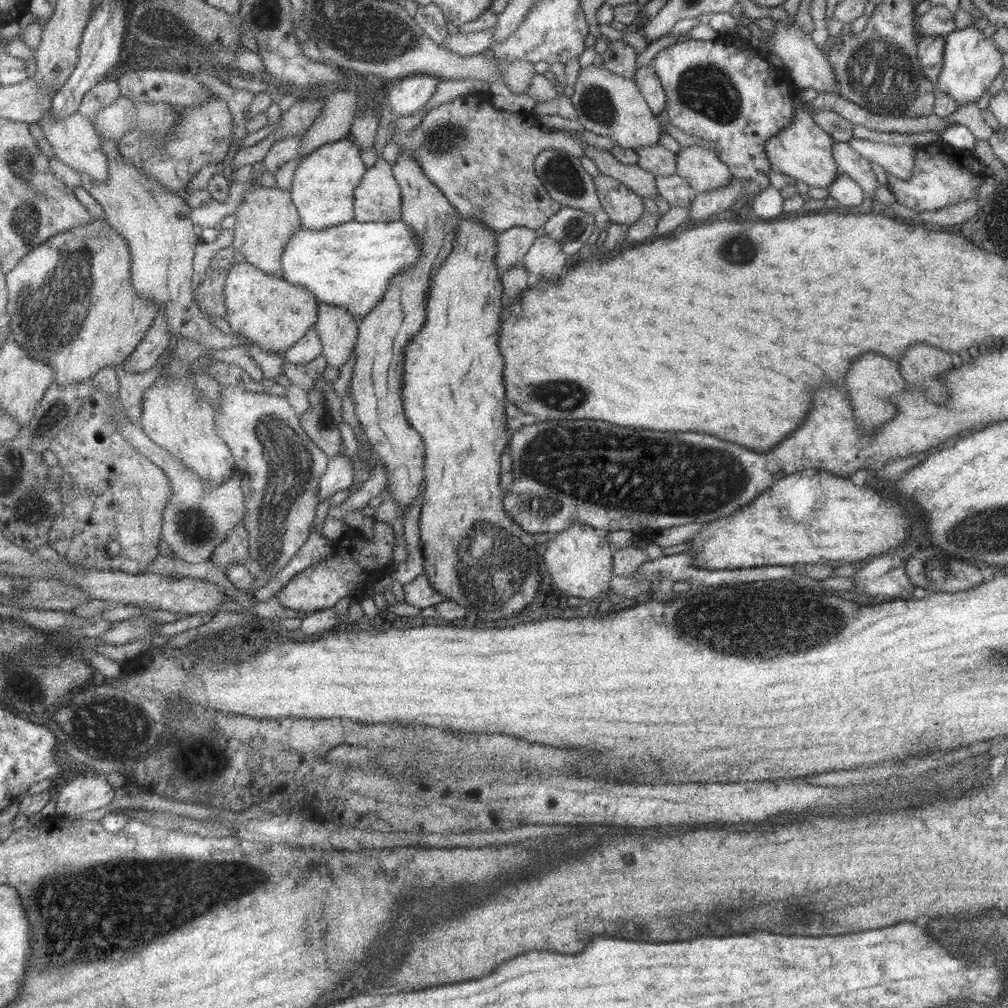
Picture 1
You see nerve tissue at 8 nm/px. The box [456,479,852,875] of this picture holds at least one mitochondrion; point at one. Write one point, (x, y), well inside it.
(732, 632)

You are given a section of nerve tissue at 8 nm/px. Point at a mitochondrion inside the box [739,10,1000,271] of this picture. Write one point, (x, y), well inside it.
(879, 72)

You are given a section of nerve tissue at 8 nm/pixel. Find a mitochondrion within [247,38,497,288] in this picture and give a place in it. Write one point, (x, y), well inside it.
(440, 140)

